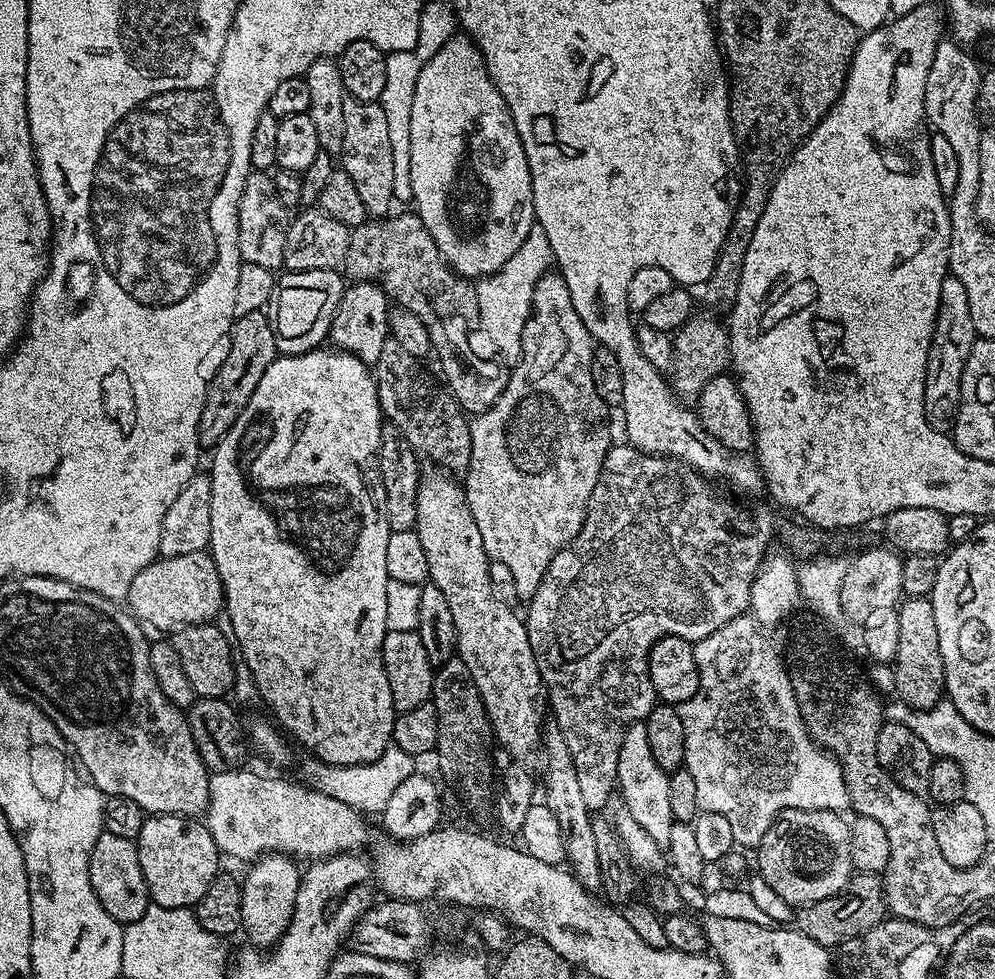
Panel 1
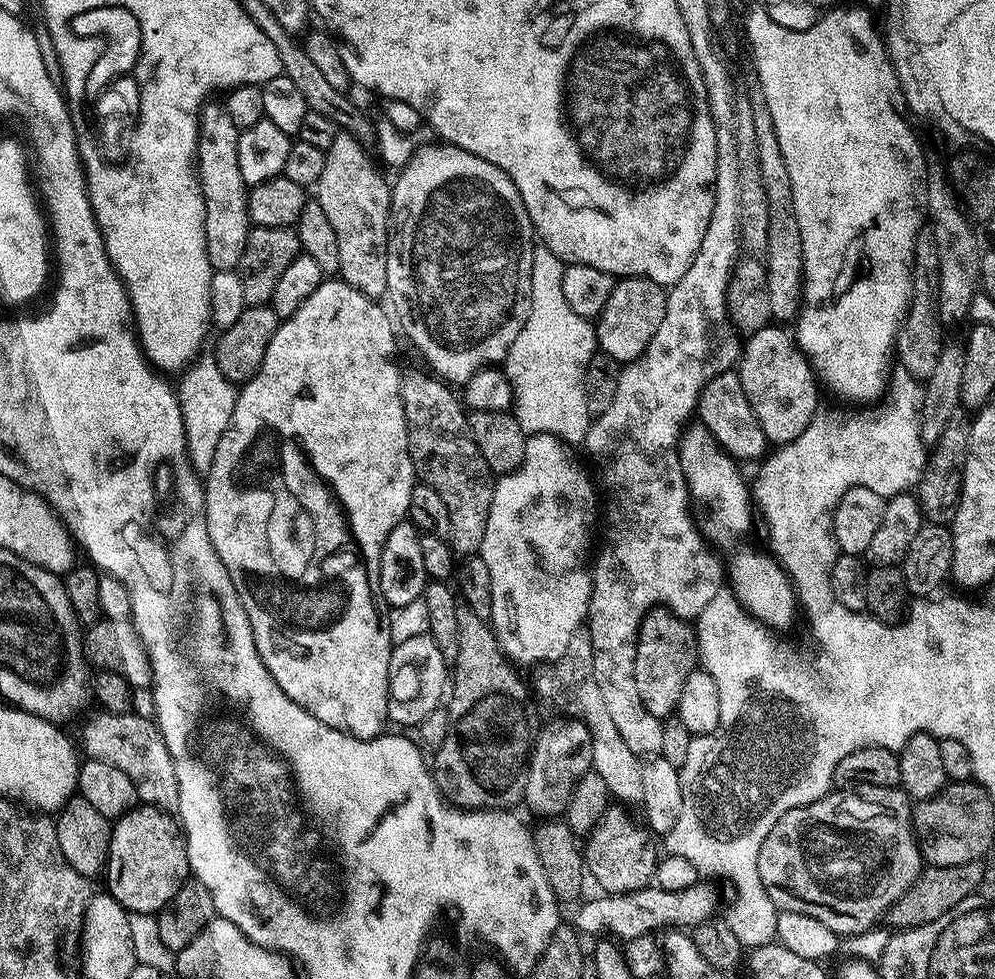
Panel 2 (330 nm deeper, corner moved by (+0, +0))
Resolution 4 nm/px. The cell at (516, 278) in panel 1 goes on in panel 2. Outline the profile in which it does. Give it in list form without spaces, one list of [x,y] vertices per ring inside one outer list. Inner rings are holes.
[[[537,246],[532,259],[532,305],[528,321],[523,330],[514,338],[510,350],[502,361],[502,370],[512,387],[512,403],[517,422],[526,434],[537,436],[543,432],[558,436],[570,446],[583,445],[588,436],[590,413],[586,406],[584,375],[590,358],[598,350],[596,329],[587,316],[574,314],[570,302],[566,302],[562,280],[566,265],[555,254],[543,246]]]

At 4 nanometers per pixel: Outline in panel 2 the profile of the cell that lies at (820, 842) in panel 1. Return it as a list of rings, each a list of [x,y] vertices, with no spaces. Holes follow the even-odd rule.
[[[862,784],[830,791],[814,802],[803,804],[786,814],[782,814],[782,818],[778,818],[774,830],[770,830],[770,834],[766,834],[766,838],[762,842],[762,850],[758,850],[758,878],[762,878],[762,886],[766,886],[766,894],[770,894],[770,898],[776,903],[777,909],[810,915],[836,932],[840,938],[860,936],[862,933],[870,932],[877,927],[879,920],[876,919],[879,916],[881,919],[887,913],[888,907],[898,898],[902,898],[902,894],[906,894],[906,890],[919,878],[921,871],[920,845],[916,833],[912,831],[912,804],[901,787],[883,788],[882,786]]]

